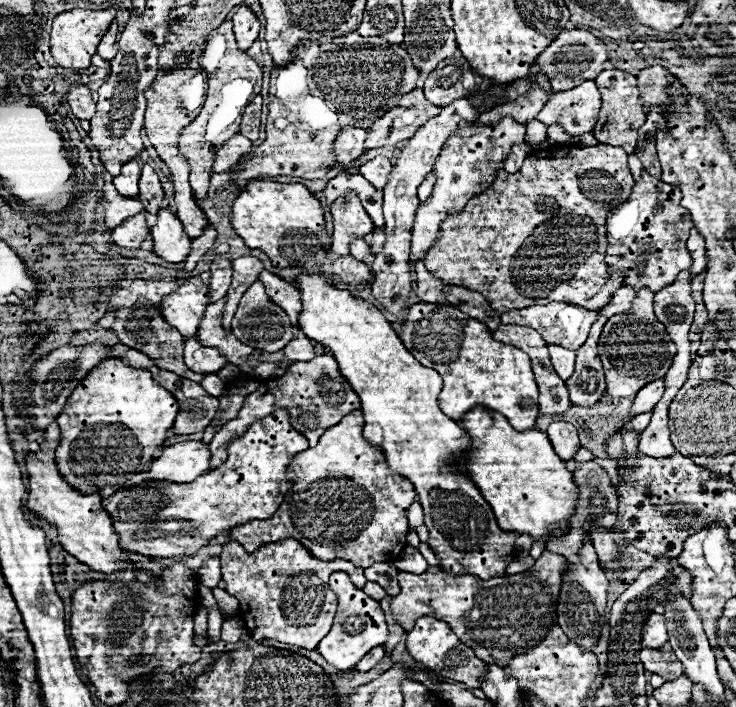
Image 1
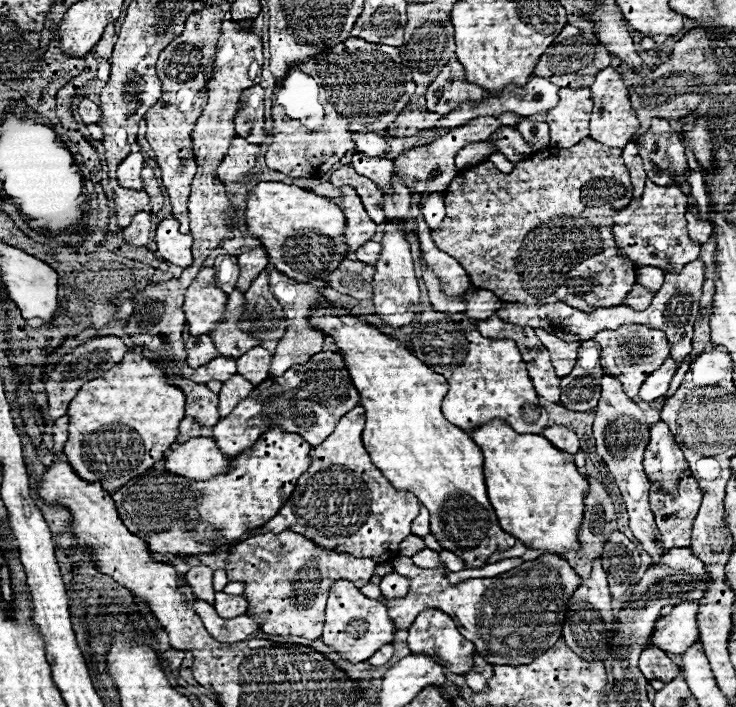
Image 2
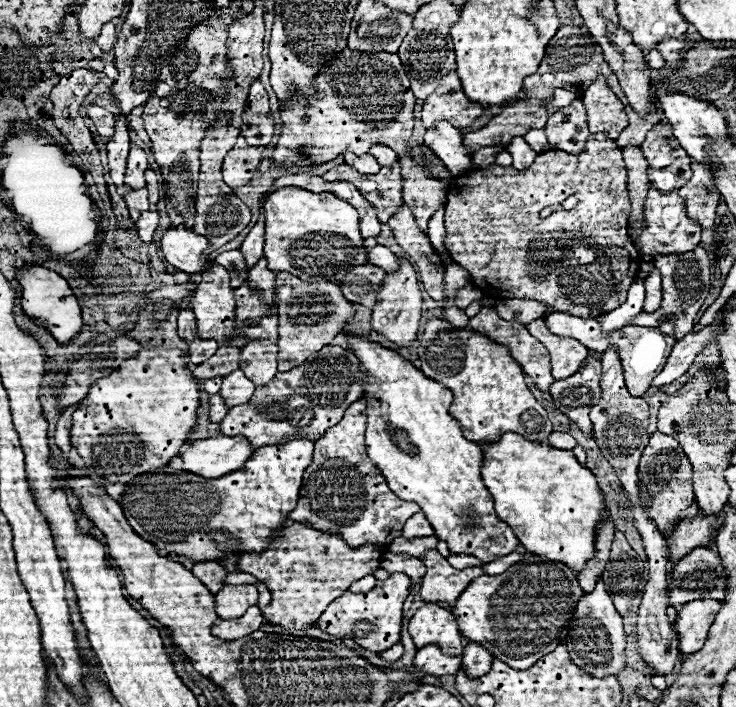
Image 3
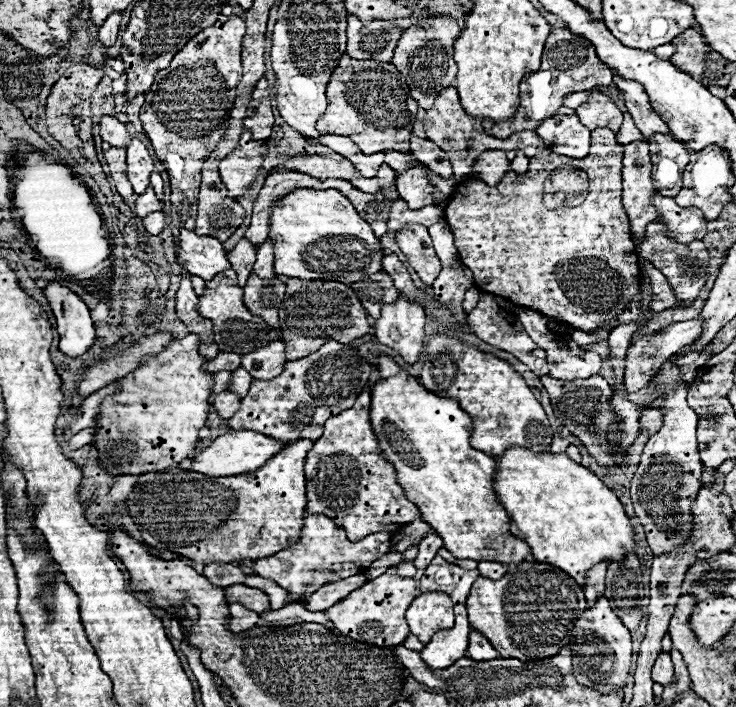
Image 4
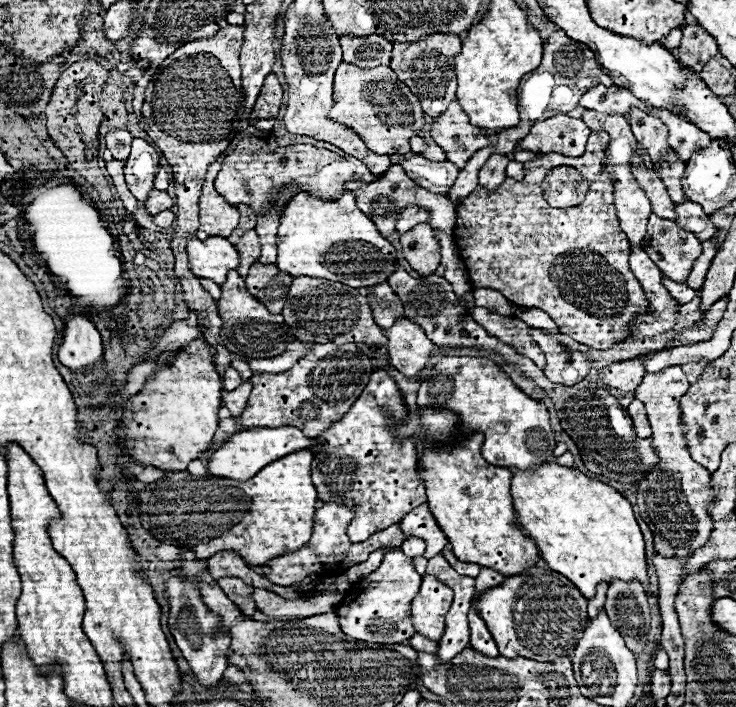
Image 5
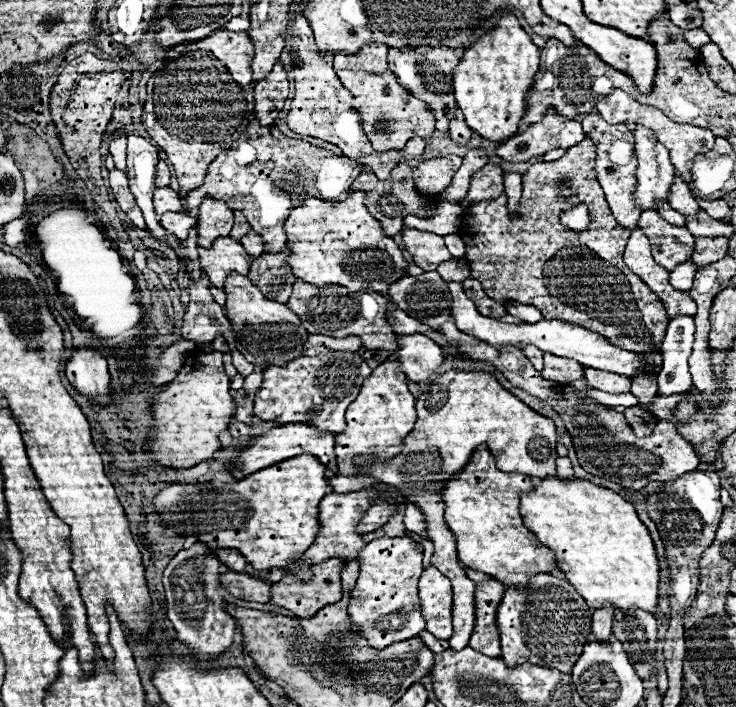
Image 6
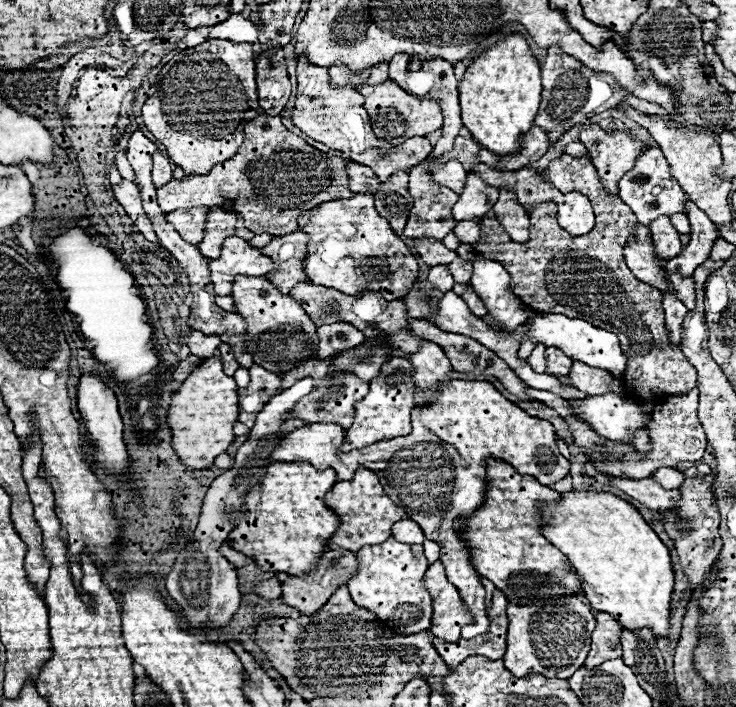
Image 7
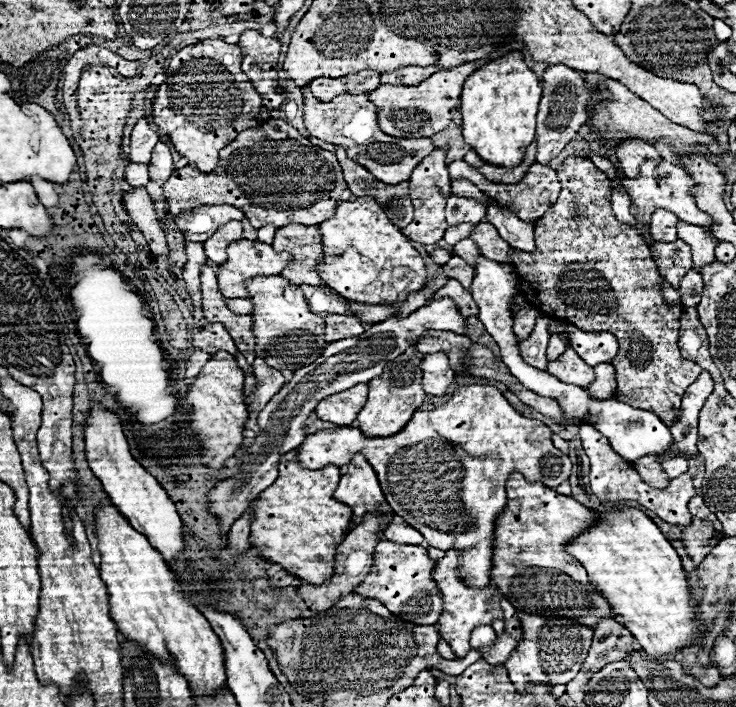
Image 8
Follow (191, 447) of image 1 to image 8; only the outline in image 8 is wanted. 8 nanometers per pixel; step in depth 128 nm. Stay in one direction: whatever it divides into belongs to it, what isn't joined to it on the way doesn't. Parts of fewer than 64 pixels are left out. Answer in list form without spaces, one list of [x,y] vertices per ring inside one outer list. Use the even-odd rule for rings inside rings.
[[[480,384],[458,386],[452,398],[446,404],[434,408],[432,412],[416,410],[408,426],[394,436],[364,438],[364,434],[358,428],[338,426],[330,430],[316,430],[316,434],[306,434],[304,442],[300,444],[300,448],[296,448],[296,452],[298,452],[298,462],[310,470],[318,470],[330,464],[344,468],[352,462],[354,454],[364,454],[380,480],[388,504],[398,516],[402,516],[412,528],[416,528],[430,546],[440,550],[452,550],[452,548],[462,550],[456,572],[472,588],[484,588],[490,584],[488,574],[492,568],[490,560],[492,560],[494,520],[498,512],[504,510],[506,504],[504,484],[508,474],[520,472],[528,480],[538,480],[548,488],[556,488],[564,480],[568,480],[572,470],[570,458],[564,456],[558,448],[554,448],[552,430],[546,424],[518,414],[498,388],[480,386]],[[478,626],[478,628],[474,628],[472,634],[470,634],[470,646],[478,650],[478,648],[482,648],[482,646],[492,644],[494,638],[496,638],[496,632],[494,632],[492,626]]]

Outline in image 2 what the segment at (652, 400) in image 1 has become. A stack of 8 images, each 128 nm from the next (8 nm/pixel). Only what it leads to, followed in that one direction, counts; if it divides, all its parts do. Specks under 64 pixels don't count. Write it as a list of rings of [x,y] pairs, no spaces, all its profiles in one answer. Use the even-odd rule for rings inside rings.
[[[668,358],[656,372],[652,372],[652,376],[648,376],[648,380],[642,384],[638,396],[644,400],[644,402],[652,402],[660,396],[666,394],[668,386],[670,386],[670,380],[674,376],[676,368],[674,368],[674,360]]]

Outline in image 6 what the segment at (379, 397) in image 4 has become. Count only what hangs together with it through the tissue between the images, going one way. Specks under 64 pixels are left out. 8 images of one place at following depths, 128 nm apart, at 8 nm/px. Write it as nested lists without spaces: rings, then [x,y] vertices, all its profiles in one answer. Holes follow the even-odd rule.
[[[486,444],[476,448],[464,472],[458,472],[446,482],[440,492],[444,500],[444,520],[456,538],[458,558],[464,566],[482,570],[506,586],[528,586],[534,574],[552,572],[556,568],[550,548],[544,548],[536,536],[524,528],[520,518],[520,492],[532,488],[530,476],[498,470]]]

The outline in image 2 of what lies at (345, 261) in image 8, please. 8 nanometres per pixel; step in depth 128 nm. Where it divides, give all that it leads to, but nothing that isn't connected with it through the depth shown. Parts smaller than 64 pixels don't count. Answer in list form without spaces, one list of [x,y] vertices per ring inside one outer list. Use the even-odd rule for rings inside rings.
[[[260,182],[250,188],[244,220],[250,236],[258,238],[266,248],[270,264],[298,282],[326,278],[344,256],[354,256],[346,252],[342,236],[346,220],[340,208],[336,208],[328,198],[316,196],[314,192],[294,184]]]

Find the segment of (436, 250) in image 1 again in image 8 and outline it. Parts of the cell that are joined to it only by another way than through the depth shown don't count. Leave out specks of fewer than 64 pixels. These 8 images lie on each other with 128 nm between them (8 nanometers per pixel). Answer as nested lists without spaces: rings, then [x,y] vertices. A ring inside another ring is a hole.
[[[568,156],[556,172],[562,182],[562,192],[558,202],[552,204],[552,208],[534,222],[536,250],[534,252],[512,250],[510,262],[516,266],[520,292],[542,314],[572,320],[572,324],[588,332],[602,332],[602,330],[612,332],[618,338],[618,344],[622,348],[622,356],[616,356],[612,360],[612,366],[616,368],[616,382],[618,382],[614,394],[616,400],[624,400],[636,408],[656,412],[666,426],[672,426],[678,416],[680,400],[686,388],[692,382],[696,382],[702,372],[698,364],[692,364],[690,360],[684,360],[680,356],[678,318],[682,306],[668,308],[664,304],[660,276],[652,260],[650,248],[646,246],[646,242],[642,240],[642,236],[634,226],[624,224],[614,216],[612,202],[610,202],[612,182],[606,178],[606,174],[600,172],[590,160],[574,158],[574,156]],[[574,204],[584,206],[582,218],[574,218],[570,214]]]

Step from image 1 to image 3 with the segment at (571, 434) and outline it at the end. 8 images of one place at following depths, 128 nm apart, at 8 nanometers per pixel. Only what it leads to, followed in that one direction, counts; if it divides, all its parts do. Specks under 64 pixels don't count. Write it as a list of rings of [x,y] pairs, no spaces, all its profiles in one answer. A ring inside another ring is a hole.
[[[552,432],[548,442],[550,442],[550,446],[562,448],[562,450],[572,450],[576,446],[576,440],[570,434],[564,434],[564,432]]]

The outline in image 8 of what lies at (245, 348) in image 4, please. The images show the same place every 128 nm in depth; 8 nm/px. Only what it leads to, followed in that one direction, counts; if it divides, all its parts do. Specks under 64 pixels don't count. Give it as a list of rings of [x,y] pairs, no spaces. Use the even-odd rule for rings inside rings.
[[[256,276],[252,280],[246,280],[248,298],[252,300],[252,326],[254,326],[254,338],[256,338],[256,356],[262,356],[268,366],[276,370],[298,370],[304,364],[312,364],[326,348],[324,344],[324,318],[312,314],[308,310],[308,304],[300,292],[298,286],[288,284],[282,276]]]

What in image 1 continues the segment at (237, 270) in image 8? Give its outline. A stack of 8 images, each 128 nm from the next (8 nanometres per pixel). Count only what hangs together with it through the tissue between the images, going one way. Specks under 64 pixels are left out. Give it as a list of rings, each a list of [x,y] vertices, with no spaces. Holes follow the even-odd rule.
[[[160,208],[156,214],[156,224],[150,228],[154,242],[154,254],[166,262],[184,262],[190,254],[190,238],[184,232],[182,222],[166,208]]]

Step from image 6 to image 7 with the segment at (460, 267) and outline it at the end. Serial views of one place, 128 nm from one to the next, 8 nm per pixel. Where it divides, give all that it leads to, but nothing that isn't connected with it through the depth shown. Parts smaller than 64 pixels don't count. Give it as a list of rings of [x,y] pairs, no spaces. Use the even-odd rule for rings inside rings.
[[[436,266],[436,268],[432,268],[430,274],[428,274],[428,280],[430,280],[436,288],[440,288],[442,292],[452,290],[452,286],[454,286],[454,278],[452,278],[452,274],[448,272],[446,266]]]

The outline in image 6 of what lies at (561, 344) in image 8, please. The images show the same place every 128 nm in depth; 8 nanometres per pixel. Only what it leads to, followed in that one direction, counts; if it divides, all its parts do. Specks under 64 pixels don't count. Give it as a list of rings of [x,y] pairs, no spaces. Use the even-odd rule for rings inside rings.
[[[544,354],[542,376],[546,380],[568,384],[568,382],[584,378],[584,366],[578,364],[576,360],[570,360],[570,358],[560,358],[560,356],[554,356],[554,354]]]

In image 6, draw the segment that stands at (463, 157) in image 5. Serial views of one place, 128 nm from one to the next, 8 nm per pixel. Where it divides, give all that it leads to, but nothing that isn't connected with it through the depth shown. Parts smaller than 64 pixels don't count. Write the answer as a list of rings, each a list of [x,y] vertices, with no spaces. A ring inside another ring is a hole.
[[[452,118],[450,122],[450,130],[448,130],[448,138],[452,142],[456,142],[458,146],[464,146],[468,144],[468,140],[474,136],[472,128],[468,128],[468,124],[462,120],[462,118]]]

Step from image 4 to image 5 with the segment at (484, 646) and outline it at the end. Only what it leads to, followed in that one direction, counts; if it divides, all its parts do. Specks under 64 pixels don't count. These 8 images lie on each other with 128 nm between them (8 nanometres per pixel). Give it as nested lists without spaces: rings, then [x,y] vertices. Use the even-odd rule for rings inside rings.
[[[474,608],[470,610],[470,648],[484,654],[484,656],[488,656],[488,658],[500,656],[490,632],[484,624],[484,620],[476,614]]]

